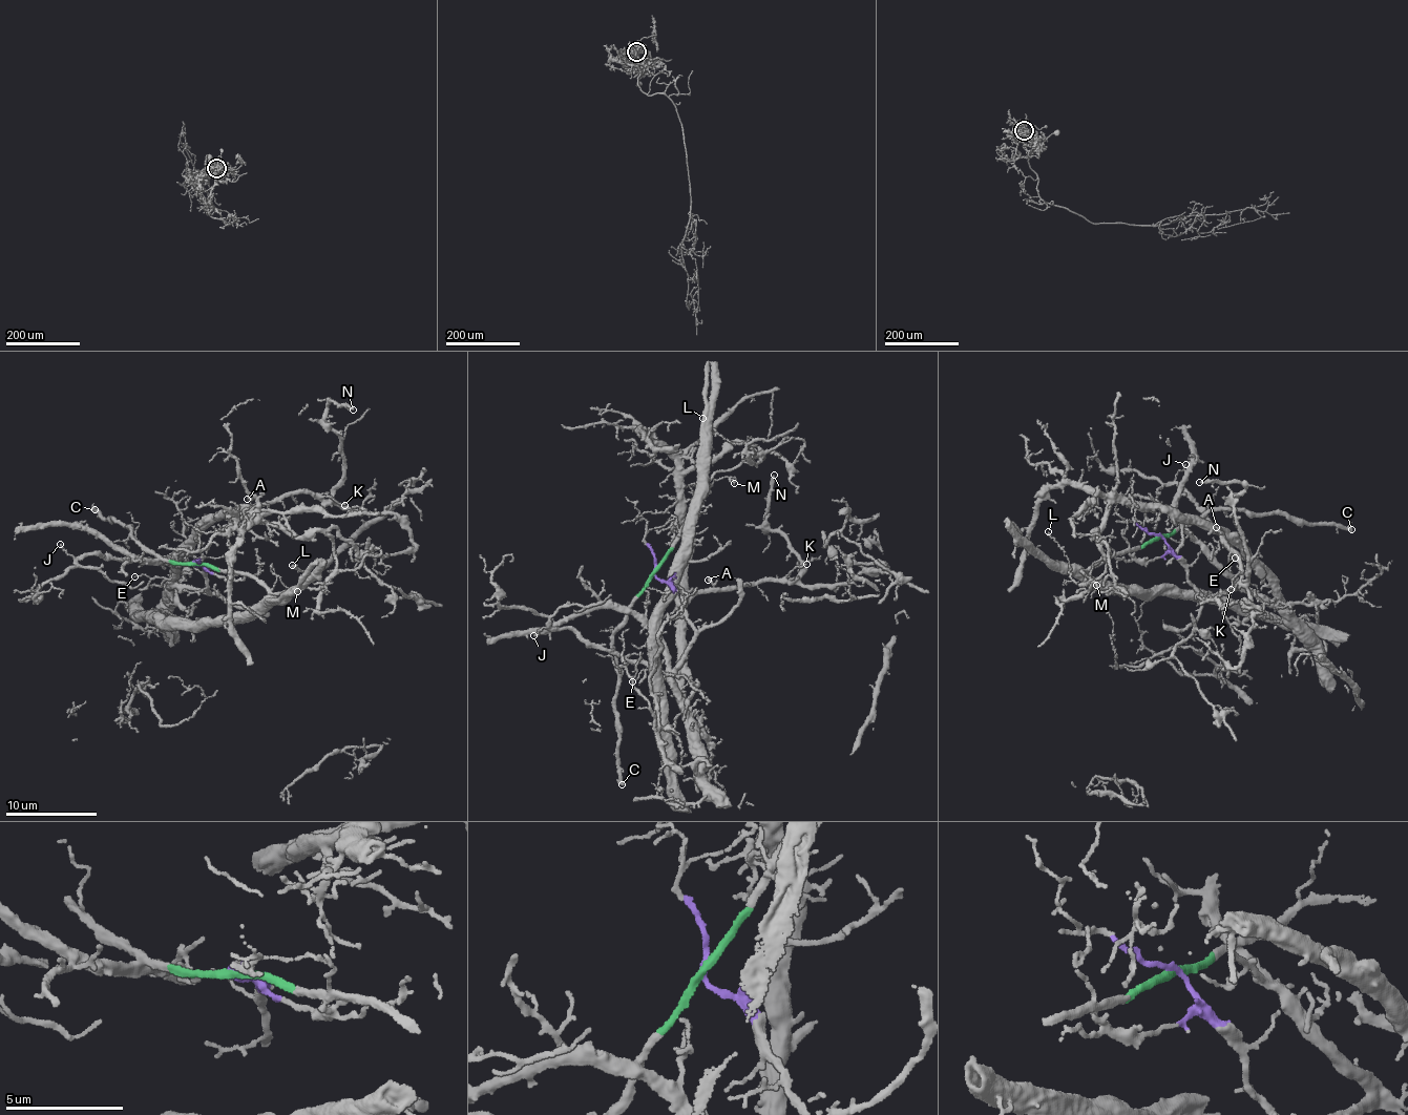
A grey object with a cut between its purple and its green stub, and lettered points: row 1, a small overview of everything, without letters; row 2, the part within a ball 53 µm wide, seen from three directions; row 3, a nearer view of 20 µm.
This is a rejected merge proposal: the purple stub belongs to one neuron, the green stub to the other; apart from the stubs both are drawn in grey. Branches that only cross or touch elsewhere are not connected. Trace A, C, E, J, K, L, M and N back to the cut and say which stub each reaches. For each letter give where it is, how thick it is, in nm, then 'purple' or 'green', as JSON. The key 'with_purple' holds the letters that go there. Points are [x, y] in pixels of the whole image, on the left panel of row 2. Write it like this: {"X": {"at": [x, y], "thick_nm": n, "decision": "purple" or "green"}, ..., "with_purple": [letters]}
{"A": {"at": [247, 499], "thick_nm": 150, "decision": "purple"}, "C": {"at": [95, 509], "thick_nm": 360, "decision": "green"}, "E": {"at": [134, 576], "thick_nm": 110, "decision": "purple"}, "J": {"at": [60, 544], "thick_nm": 130, "decision": "purple"}, "K": {"at": [344, 505], "thick_nm": 130, "decision": "purple"}, "L": {"at": [292, 565], "thick_nm": 160, "decision": "green"}, "M": {"at": [297, 591], "thick_nm": 170, "decision": "green"}, "N": {"at": [353, 409], "thick_nm": 240, "decision": "purple"}, "with_purple": ["A", "E", "J", "K", "N"]}

